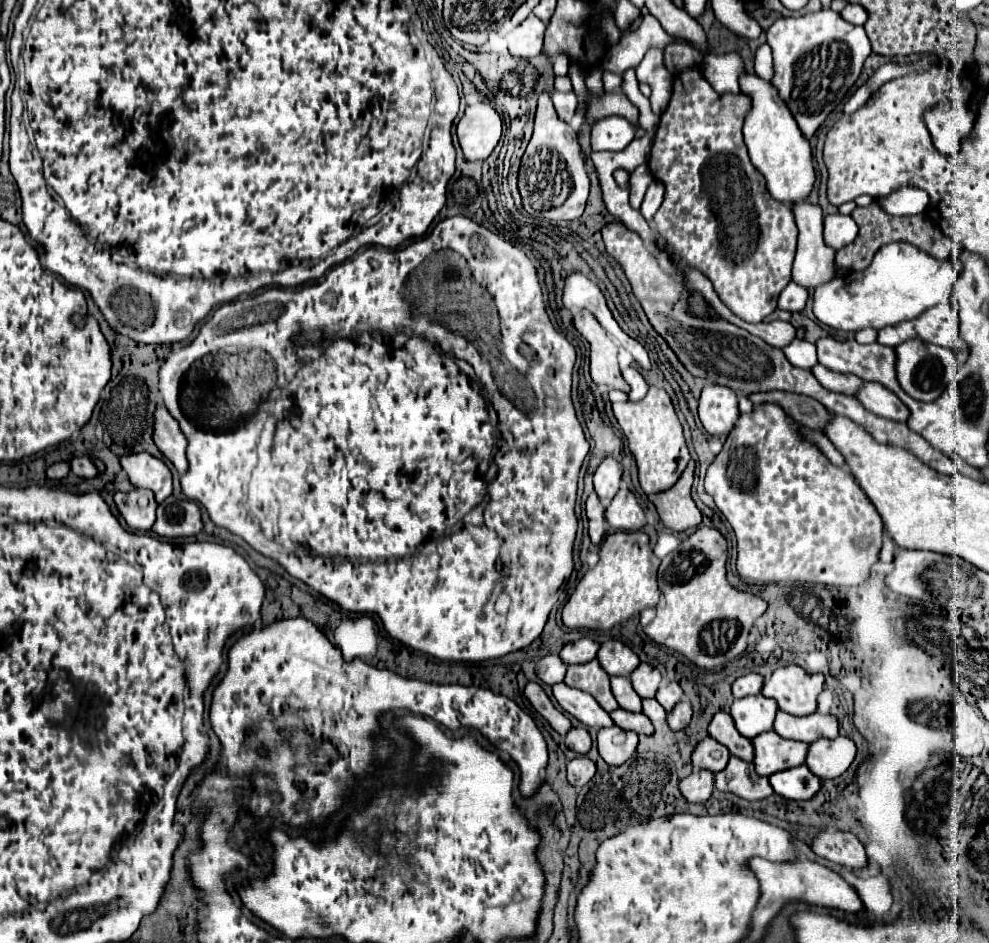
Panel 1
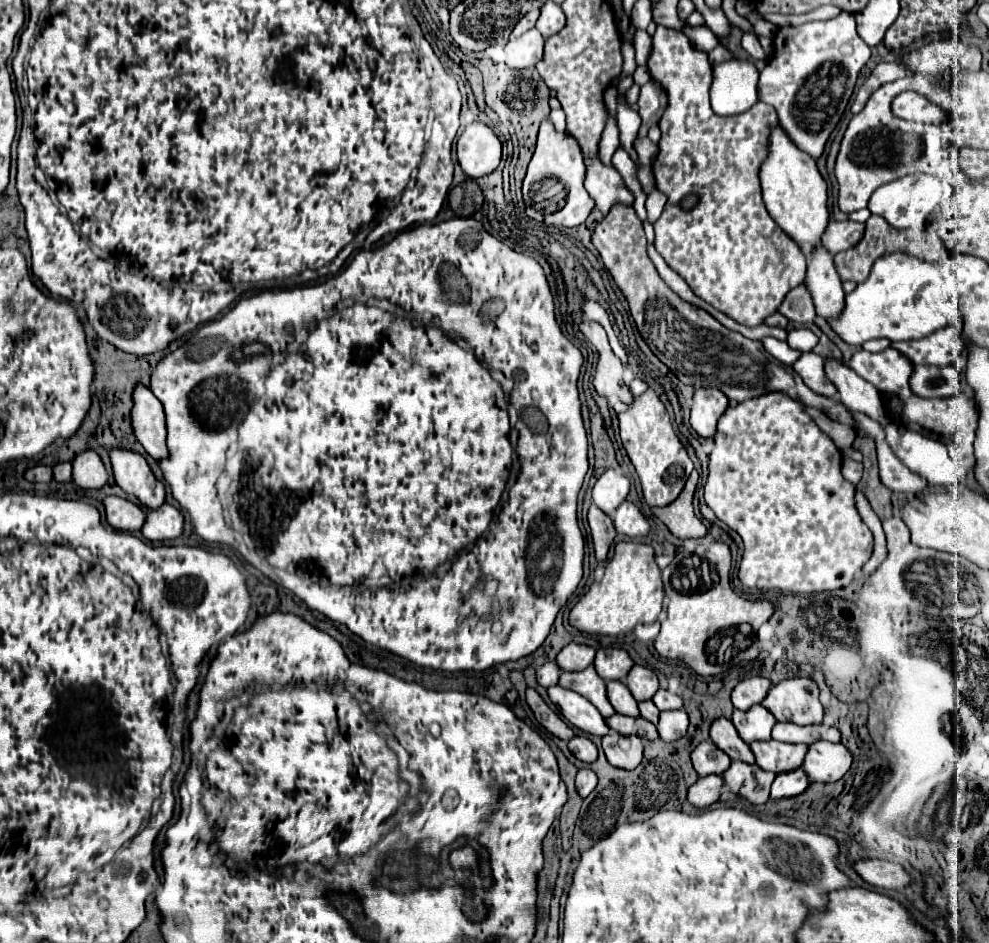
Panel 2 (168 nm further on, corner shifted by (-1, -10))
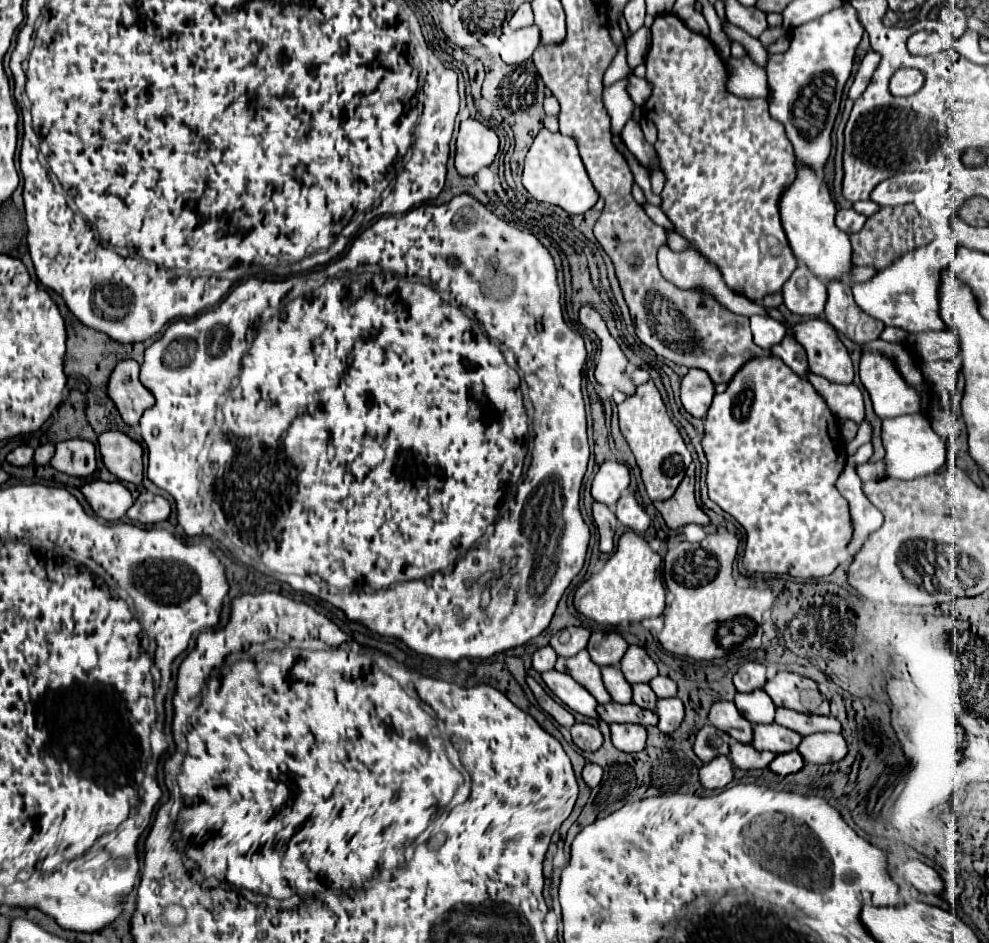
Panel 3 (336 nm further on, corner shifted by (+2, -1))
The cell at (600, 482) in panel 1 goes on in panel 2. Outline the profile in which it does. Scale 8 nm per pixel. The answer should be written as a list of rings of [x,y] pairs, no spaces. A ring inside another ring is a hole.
[[[607,469],[593,487],[593,503],[611,515],[629,493],[629,479],[613,469]]]

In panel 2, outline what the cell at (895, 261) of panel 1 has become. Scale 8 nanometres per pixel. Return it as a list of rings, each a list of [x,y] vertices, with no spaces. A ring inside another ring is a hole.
[[[897,251],[883,255],[873,263],[867,281],[845,295],[843,311],[837,317],[827,319],[827,323],[849,345],[861,345],[881,337],[905,341],[921,339],[937,331],[937,327],[945,327],[953,319],[955,309],[957,305],[949,299],[939,265]]]

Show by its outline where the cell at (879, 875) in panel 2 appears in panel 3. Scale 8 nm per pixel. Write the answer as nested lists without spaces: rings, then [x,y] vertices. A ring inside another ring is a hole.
[[[908,860],[906,862],[906,880],[924,894],[936,894],[942,896],[946,892],[946,880],[928,864],[920,860]]]

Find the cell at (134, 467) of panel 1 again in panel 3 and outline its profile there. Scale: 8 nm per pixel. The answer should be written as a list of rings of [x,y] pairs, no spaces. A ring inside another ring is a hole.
[[[102,432],[98,436],[98,448],[104,466],[120,480],[140,484],[142,482],[142,446],[124,432]]]

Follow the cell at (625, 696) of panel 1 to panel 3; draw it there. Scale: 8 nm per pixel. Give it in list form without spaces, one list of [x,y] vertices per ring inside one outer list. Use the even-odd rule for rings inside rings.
[[[616,666],[602,668],[602,680],[604,680],[604,686],[606,686],[606,690],[614,702],[618,702],[618,704],[630,704],[632,702],[632,688],[626,682],[626,678],[622,676],[620,668],[616,668]]]

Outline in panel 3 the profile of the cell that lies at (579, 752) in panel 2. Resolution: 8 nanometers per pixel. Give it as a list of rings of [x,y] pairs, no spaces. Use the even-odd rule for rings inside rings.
[[[574,724],[570,728],[572,732],[572,740],[578,748],[588,750],[588,752],[596,752],[602,746],[602,732],[596,726],[590,724]]]

